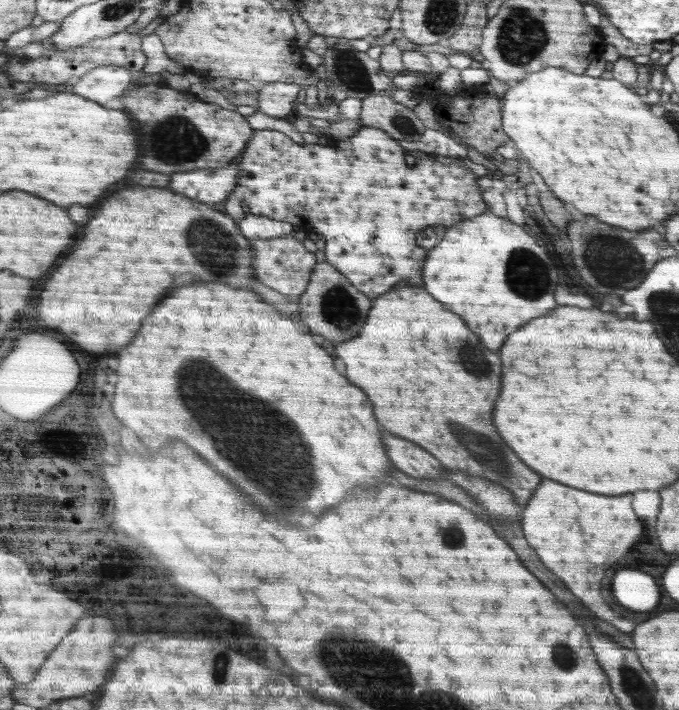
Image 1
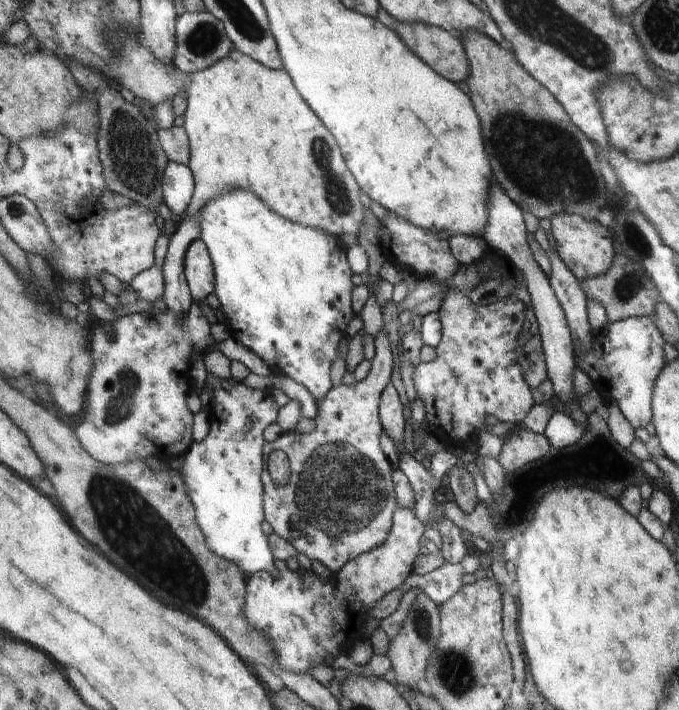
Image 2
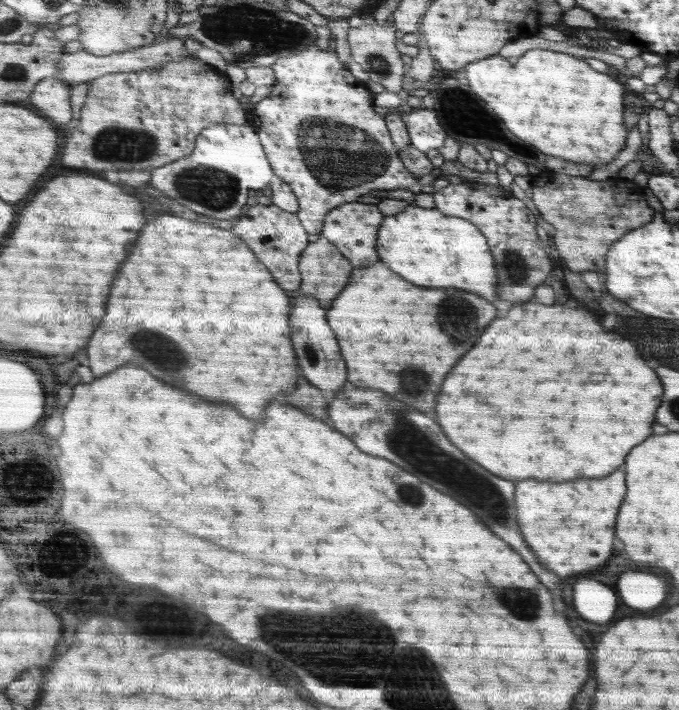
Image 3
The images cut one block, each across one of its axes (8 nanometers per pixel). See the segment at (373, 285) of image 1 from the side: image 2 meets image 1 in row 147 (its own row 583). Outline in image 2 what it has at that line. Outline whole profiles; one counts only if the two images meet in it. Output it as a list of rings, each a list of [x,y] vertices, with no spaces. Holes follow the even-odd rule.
[[[396,508],[394,526],[391,527],[386,542],[370,552],[356,556],[325,580],[320,579],[313,570],[304,571],[302,574],[290,570],[286,561],[278,562],[276,559],[272,571],[256,572],[248,577],[244,616],[248,619],[250,628],[264,634],[264,638],[276,654],[278,666],[286,672],[310,675],[312,666],[326,666],[329,657],[346,655],[355,641],[368,638],[365,632],[366,619],[372,617],[371,608],[376,606],[378,598],[394,590],[398,584],[403,584],[404,578],[408,578],[408,574],[412,572],[412,562],[416,562],[418,556],[418,540],[422,538],[422,532],[426,532],[426,529],[427,526],[420,522],[415,513],[406,512],[406,508]]]

